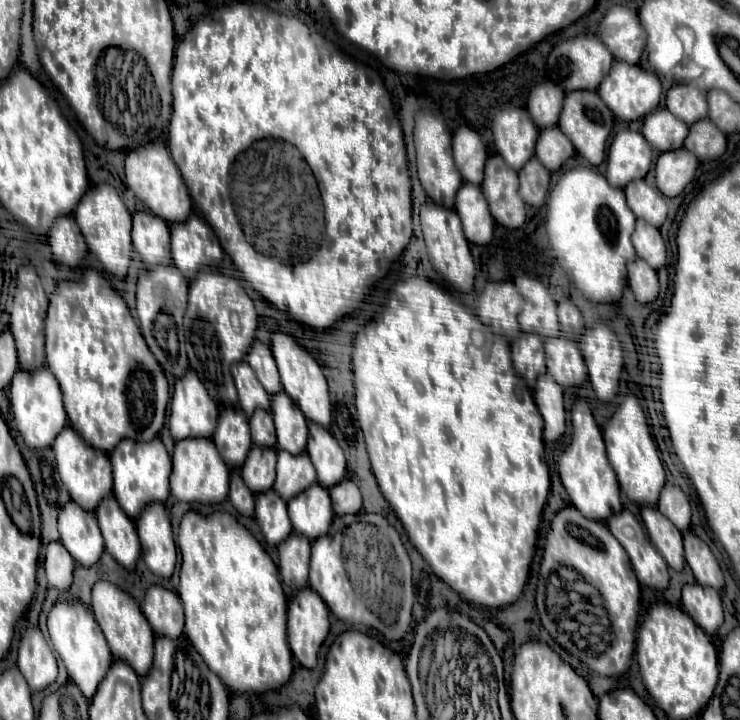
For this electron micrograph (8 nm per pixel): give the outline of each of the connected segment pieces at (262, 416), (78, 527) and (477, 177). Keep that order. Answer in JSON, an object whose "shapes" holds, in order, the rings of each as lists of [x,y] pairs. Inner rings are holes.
{"shapes":[[[[258,408],[250,416],[250,432],[252,432],[254,444],[274,446],[276,444],[276,430],[274,430],[274,422],[272,422],[272,412]]],[[[68,500],[58,516],[60,540],[72,554],[74,562],[94,566],[104,552],[104,538],[94,512],[86,512],[74,500]]],[[[462,126],[454,132],[454,160],[464,182],[482,184],[486,156],[486,146],[476,130]]]]}

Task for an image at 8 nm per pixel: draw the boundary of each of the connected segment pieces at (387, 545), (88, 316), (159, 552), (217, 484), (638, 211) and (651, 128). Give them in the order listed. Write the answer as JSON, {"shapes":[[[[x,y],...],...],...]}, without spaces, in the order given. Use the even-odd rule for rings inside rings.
{"shapes":[[[[356,512],[356,514],[334,516],[330,532],[312,542],[308,582],[310,582],[310,588],[322,596],[322,600],[328,604],[328,608],[334,612],[334,616],[344,622],[372,626],[372,628],[380,630],[386,640],[400,640],[406,634],[406,630],[410,628],[410,614],[412,614],[412,602],[414,602],[412,566],[410,566],[410,558],[404,550],[404,544],[400,540],[396,528],[382,514]]],[[[88,268],[80,280],[56,284],[46,316],[46,364],[60,382],[70,426],[94,448],[110,452],[122,438],[148,442],[162,430],[170,400],[164,370],[150,352],[128,304],[96,268]]],[[[148,504],[136,520],[146,566],[164,578],[170,578],[176,566],[176,542],[166,504]],[[146,548],[146,550],[144,550]]],[[[188,438],[178,440],[174,444],[172,452],[172,476],[170,476],[170,494],[176,500],[182,502],[222,502],[228,494],[228,482],[230,482],[230,468],[224,464],[220,452],[216,452],[216,446],[210,438]]],[[[640,178],[640,180],[632,180],[624,188],[624,194],[636,218],[662,226],[668,214],[668,204],[666,204],[666,196],[656,186],[650,186],[646,184],[644,178]]],[[[656,108],[654,112],[644,116],[642,124],[644,138],[660,152],[680,148],[684,144],[684,136],[688,134],[688,124],[676,118],[668,108]]]]}

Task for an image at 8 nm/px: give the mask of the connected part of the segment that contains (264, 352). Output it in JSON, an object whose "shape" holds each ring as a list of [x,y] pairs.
{"shape":[[[256,340],[256,342],[252,344],[252,348],[250,348],[248,356],[246,356],[246,362],[252,366],[252,370],[256,372],[258,380],[262,382],[264,390],[266,390],[270,396],[274,396],[276,392],[282,390],[280,374],[278,374],[278,368],[276,368],[276,360],[274,360],[270,348],[268,348],[264,342]]]}

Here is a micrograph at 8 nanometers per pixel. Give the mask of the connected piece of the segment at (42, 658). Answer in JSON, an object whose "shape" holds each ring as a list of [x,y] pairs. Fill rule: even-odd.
{"shape":[[[38,626],[22,628],[18,646],[18,668],[28,680],[32,690],[50,686],[58,676],[58,660]]]}

